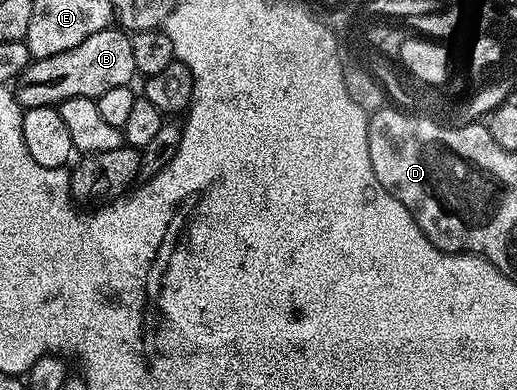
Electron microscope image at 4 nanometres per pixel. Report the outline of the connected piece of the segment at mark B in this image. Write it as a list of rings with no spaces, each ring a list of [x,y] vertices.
[[[108,27],[97,31],[97,35],[89,35],[85,43],[69,47],[69,51],[61,51],[61,55],[32,60],[17,79],[17,96],[24,109],[46,105],[57,107],[65,99],[100,97],[112,87],[131,85],[136,77],[130,36],[122,28]]]

